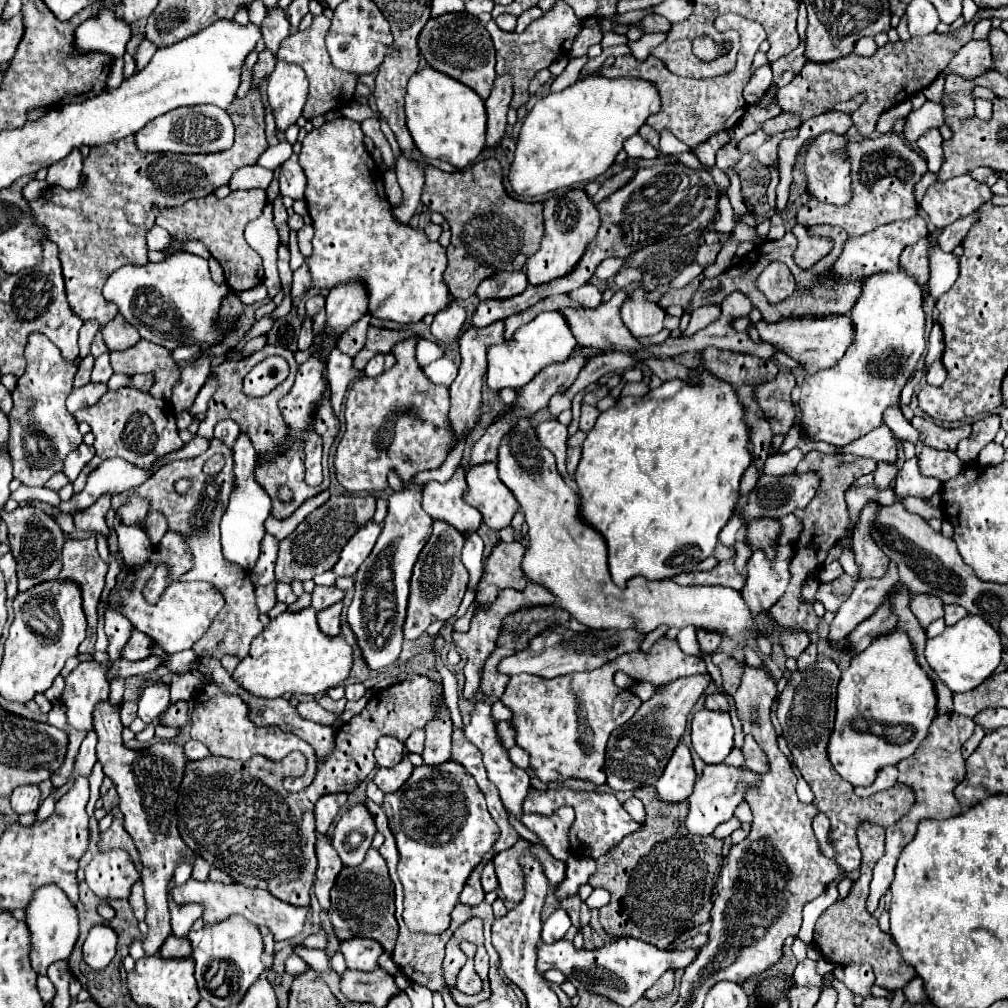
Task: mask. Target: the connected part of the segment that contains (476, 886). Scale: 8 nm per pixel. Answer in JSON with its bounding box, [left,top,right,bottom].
[459,864,485,906]

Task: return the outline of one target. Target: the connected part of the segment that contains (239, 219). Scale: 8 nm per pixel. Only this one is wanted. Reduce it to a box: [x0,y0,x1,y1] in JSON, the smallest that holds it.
[157,188,267,292]

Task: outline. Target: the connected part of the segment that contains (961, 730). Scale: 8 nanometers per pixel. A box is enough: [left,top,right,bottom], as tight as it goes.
[867,712,975,914]

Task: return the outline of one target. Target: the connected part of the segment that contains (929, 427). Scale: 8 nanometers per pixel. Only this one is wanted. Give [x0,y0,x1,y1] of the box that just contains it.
[911,416,971,450]

